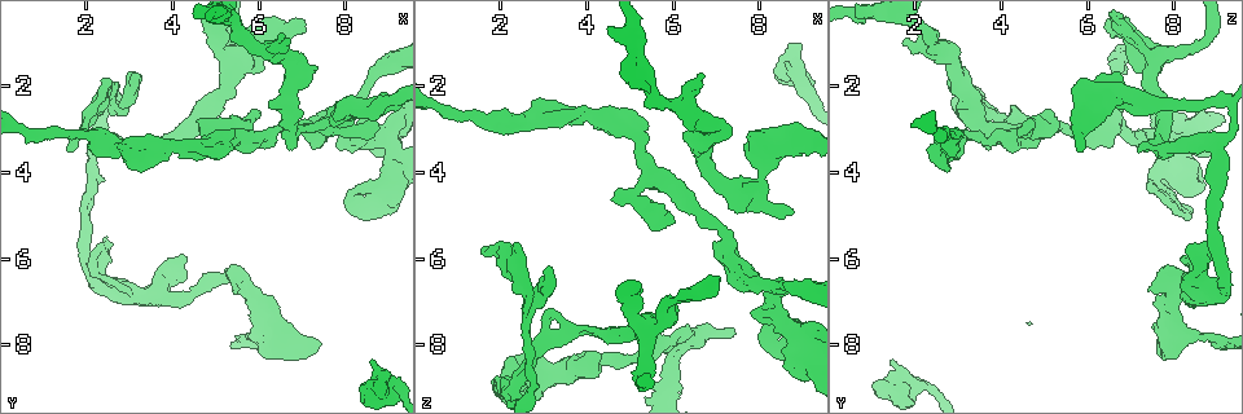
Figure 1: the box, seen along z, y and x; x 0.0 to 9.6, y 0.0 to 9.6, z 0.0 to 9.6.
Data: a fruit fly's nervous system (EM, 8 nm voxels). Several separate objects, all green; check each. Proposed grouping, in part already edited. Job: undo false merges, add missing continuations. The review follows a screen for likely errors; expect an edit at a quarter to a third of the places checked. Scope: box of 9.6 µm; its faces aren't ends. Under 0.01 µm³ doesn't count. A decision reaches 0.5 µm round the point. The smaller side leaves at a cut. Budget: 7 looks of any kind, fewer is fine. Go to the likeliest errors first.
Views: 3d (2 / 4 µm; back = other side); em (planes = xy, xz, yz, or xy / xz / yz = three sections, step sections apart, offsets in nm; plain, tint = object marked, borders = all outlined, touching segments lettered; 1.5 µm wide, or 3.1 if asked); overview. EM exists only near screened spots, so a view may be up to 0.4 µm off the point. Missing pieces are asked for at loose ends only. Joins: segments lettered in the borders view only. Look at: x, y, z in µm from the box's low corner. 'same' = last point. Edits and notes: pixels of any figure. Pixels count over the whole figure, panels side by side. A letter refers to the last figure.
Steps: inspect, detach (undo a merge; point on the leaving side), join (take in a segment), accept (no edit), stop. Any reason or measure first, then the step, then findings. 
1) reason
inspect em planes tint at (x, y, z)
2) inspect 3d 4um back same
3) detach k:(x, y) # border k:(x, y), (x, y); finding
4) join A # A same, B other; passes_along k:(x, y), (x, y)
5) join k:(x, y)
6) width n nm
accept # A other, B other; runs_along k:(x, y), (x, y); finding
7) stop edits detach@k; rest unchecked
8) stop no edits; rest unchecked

thick end
inspect 3d 4um at (8.65, 8.40, 1.50)

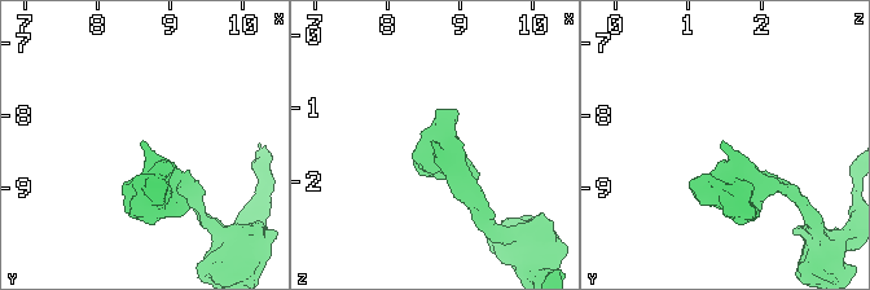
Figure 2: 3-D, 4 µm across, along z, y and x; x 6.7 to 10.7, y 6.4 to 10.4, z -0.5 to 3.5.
now the EM
inspect em xz step 4 tint at (8.60, 8.40, 1.45)

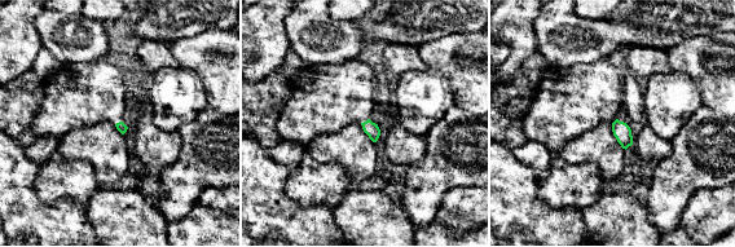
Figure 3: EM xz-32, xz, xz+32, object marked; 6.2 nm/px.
cut it another way
inspect em planes borders same

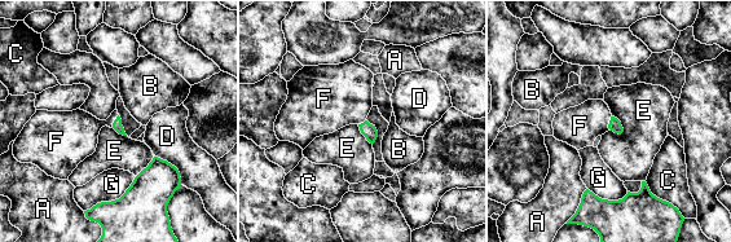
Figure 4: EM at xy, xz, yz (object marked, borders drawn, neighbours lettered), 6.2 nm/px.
join F # A other, B other, C other, D other, E other, F same, G other; passes_along 4:(117, 124), (114, 120), (76, 132); the cell continues

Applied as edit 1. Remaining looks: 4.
inspect 3d 4um at (5.85, 7.95, 9.00)

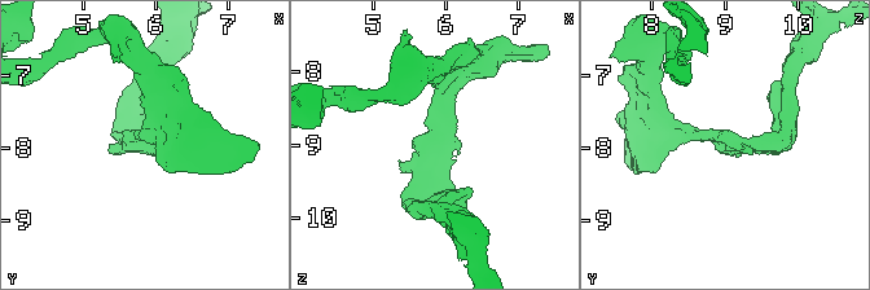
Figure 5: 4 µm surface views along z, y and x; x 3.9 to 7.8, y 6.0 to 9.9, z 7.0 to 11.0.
now the EM
inspect em xy step 4 tint at (5.80, 7.95, 9.10)

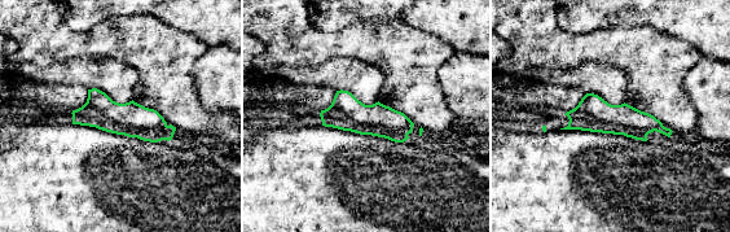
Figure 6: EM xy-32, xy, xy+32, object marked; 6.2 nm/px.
inspect em xz step 4 borders same

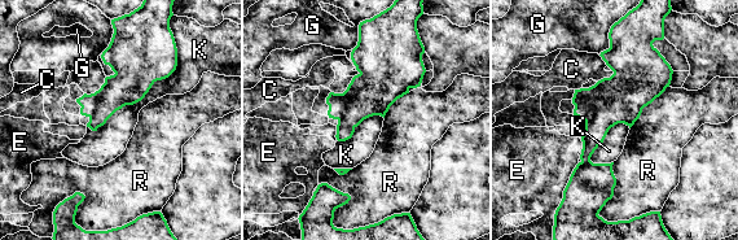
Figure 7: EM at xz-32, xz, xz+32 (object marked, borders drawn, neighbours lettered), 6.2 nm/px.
accept # C other, E other, G other, K other, R other; border 7:(178, 60), (140, 100), (87, 127); continuous, no second cell

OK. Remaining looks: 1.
stop edits join@4; rest unchecked

